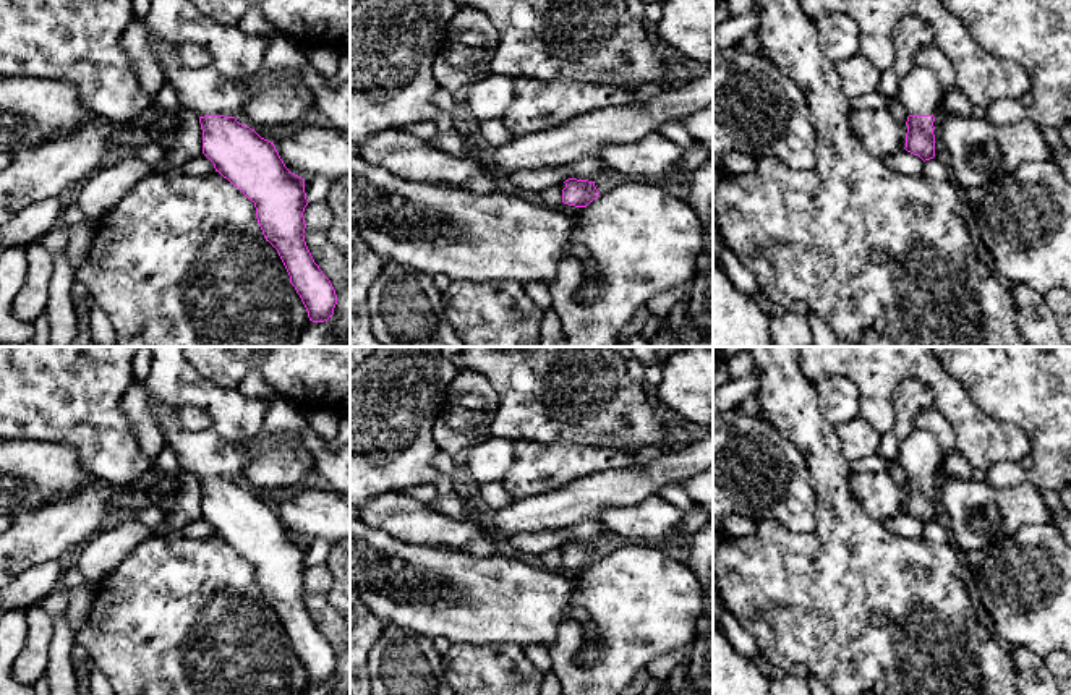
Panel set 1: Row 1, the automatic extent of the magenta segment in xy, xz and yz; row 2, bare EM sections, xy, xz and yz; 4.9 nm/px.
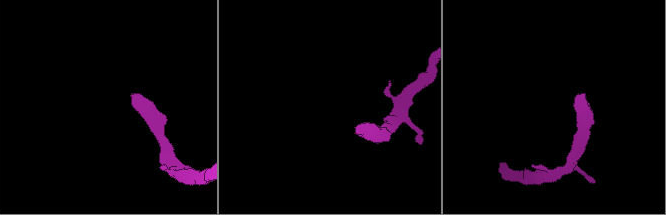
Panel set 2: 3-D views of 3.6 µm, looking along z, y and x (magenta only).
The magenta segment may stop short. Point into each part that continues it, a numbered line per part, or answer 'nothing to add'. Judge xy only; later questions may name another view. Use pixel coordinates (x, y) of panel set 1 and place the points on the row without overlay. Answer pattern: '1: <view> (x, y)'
1: xy (206, 456)

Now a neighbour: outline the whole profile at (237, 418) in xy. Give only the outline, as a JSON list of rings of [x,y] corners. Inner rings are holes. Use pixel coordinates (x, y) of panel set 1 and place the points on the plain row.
[[[152,347],[151,373],[144,382],[149,397],[170,407],[194,407],[211,418],[209,434],[241,446],[261,433],[271,400],[250,399],[238,387],[220,387],[203,379],[185,360],[183,347]]]

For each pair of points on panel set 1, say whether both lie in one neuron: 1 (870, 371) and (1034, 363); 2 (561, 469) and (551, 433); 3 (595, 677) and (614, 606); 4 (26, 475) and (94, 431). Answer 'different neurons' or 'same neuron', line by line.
1: different neurons
2: different neurons
3: same neuron
4: different neurons

